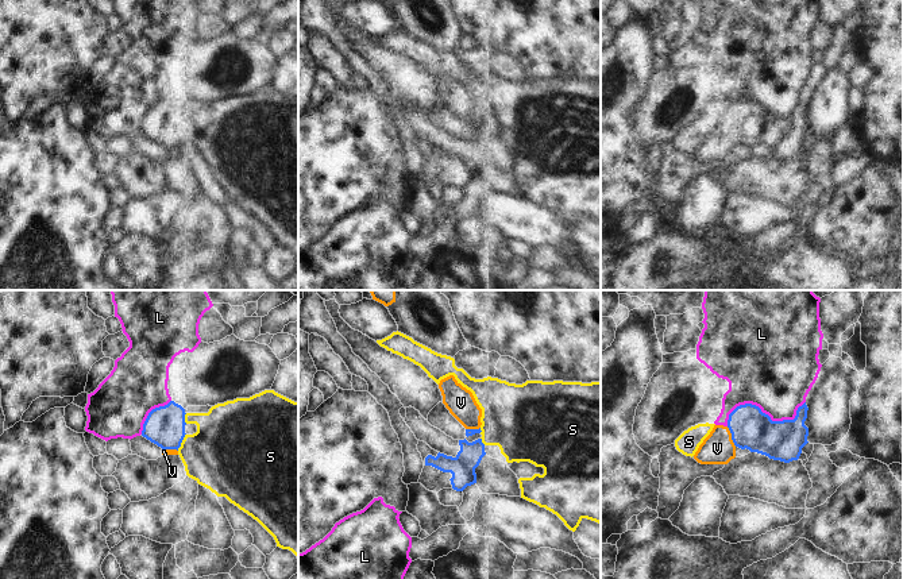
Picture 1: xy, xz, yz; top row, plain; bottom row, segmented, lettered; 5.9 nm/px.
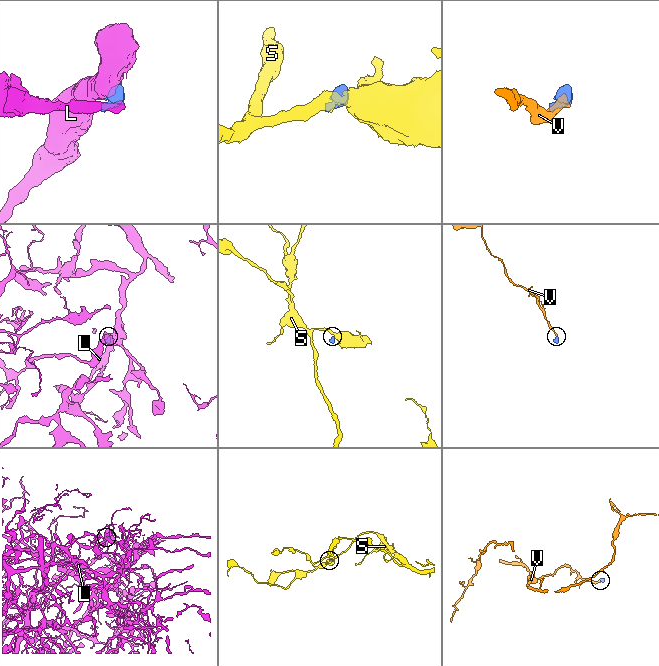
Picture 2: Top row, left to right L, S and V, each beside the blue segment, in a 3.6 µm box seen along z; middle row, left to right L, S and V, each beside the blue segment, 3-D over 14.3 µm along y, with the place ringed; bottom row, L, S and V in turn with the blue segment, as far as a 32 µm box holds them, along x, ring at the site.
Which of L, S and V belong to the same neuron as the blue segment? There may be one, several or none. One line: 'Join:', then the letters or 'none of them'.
Join: V.

